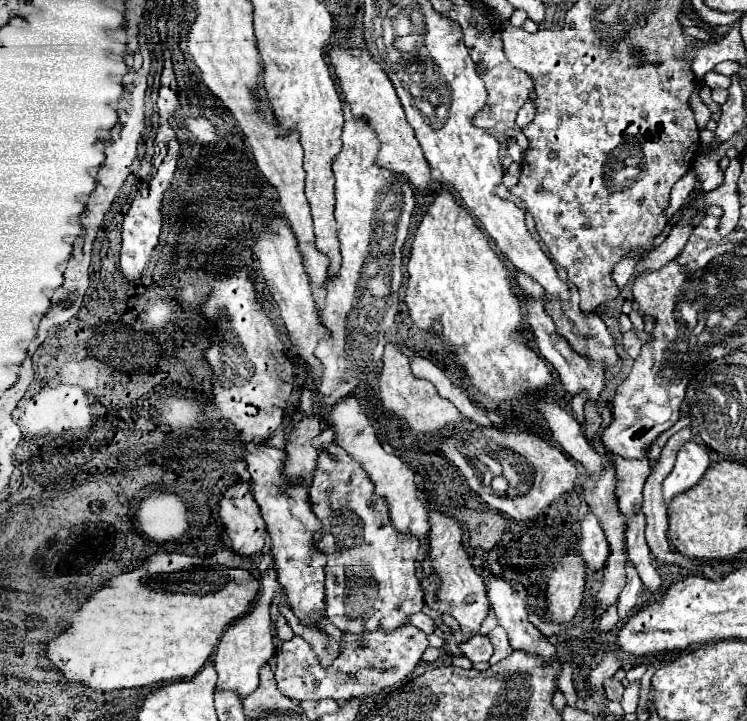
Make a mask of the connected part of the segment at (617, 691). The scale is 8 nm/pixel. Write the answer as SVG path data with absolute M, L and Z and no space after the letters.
M609 677L605 683L605 693L607 693L607 699L611 701L621 701L621 695L623 695L623 687L621 687L621 681L617 677Z

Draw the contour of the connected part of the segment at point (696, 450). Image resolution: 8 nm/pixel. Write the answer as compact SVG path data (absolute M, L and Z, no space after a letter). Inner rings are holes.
M689 441L685 443L679 453L677 453L677 461L673 471L667 475L665 483L663 483L663 493L665 493L665 501L669 503L675 495L691 489L707 471L707 467L711 465L707 447Z

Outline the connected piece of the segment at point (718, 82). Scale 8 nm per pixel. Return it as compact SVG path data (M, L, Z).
M709 71L703 78L705 84L711 89L728 89L731 85L729 77L720 75L715 71Z

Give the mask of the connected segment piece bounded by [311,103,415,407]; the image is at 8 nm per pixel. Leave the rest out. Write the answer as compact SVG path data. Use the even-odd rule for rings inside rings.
M343 103L343 117L343 149L333 163L337 181L335 219L339 223L343 265L339 277L327 283L325 307L319 311L329 337L321 339L315 349L323 373L319 385L311 389L323 395L323 407L333 407L339 399L351 395L361 383L361 377L379 367L383 347L395 337L395 313L399 307L399 289L403 285L403 245L415 207L411 183L403 175L375 167L379 141L373 129L367 127L363 119L355 119L347 103ZM359 317L363 317L363 321Z

